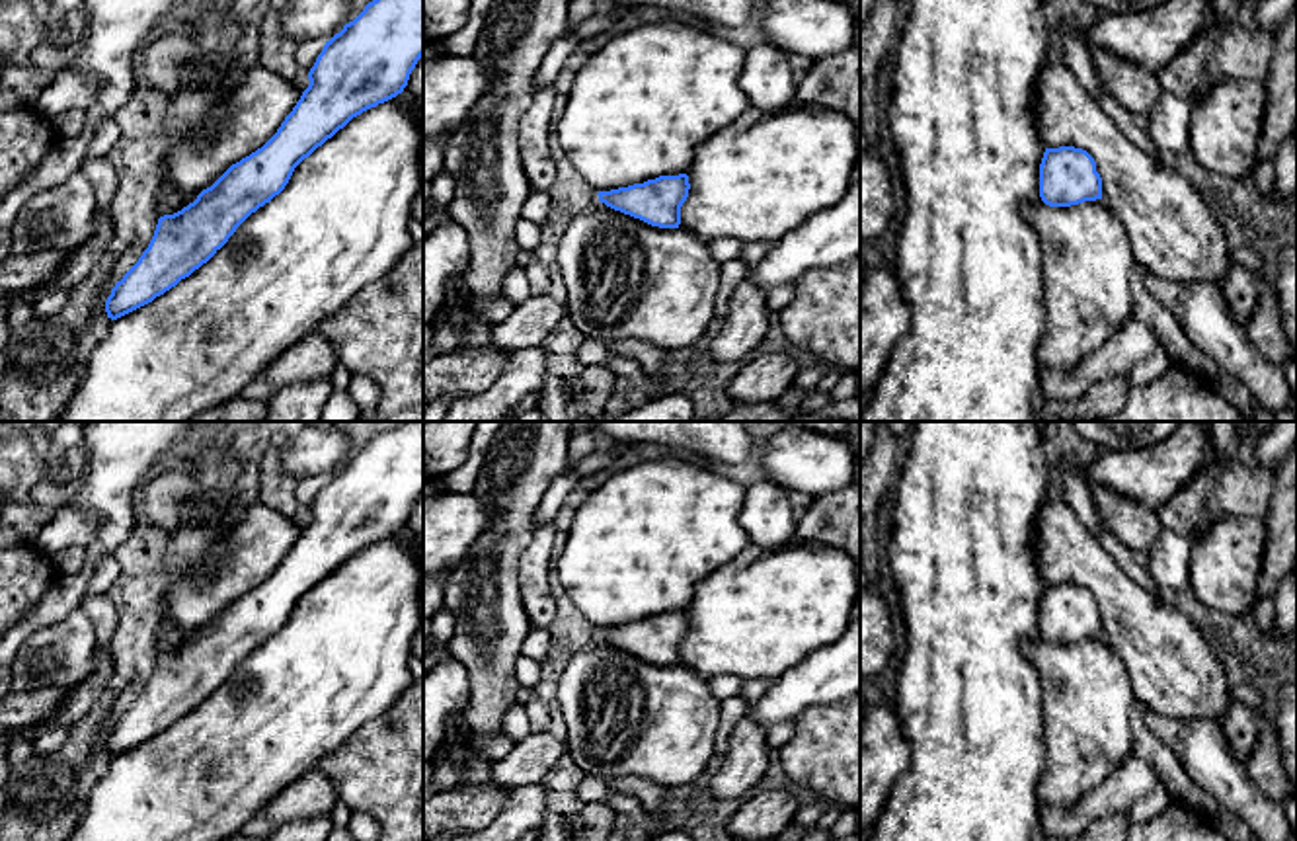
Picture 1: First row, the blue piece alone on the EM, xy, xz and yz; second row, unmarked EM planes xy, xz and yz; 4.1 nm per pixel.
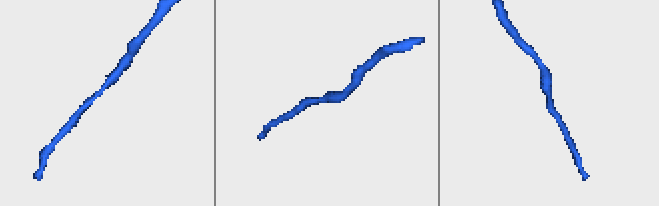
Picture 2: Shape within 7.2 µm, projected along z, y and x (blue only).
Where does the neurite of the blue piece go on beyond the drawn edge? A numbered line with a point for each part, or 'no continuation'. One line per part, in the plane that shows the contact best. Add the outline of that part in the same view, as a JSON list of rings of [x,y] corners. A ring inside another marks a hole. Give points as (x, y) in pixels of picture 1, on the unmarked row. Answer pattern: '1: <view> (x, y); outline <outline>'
1: xy (342, 660); outline [[[402,529],[353,554],[304,595],[285,626],[252,650],[207,701],[152,740],[113,757],[68,841],[222,841],[242,833],[279,790],[318,767],[359,728],[386,714],[413,683],[412,638],[423,626],[423,572],[413,541]]]

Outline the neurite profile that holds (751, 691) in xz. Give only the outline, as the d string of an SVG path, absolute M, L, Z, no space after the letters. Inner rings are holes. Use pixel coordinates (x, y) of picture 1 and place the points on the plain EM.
M763 677L745 679L741 683L739 697L753 706L753 704L757 704L765 697L768 687L770 687L768 679L763 679Z

